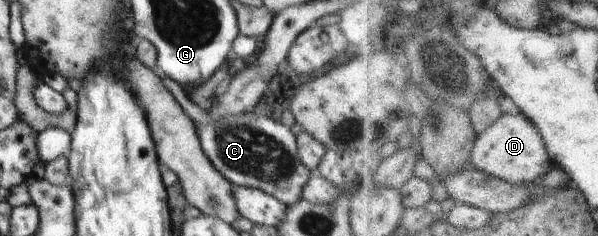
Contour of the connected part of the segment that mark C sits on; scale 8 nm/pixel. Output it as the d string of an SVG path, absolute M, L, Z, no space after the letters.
M168 76L162 77L162 83L193 120L203 151L224 178L234 185L263 190L288 207L302 201L303 188L313 172L301 161L297 136L290 127L278 124L272 118L257 116L253 111L214 121L206 112L205 106L193 103L180 84L170 80Z

